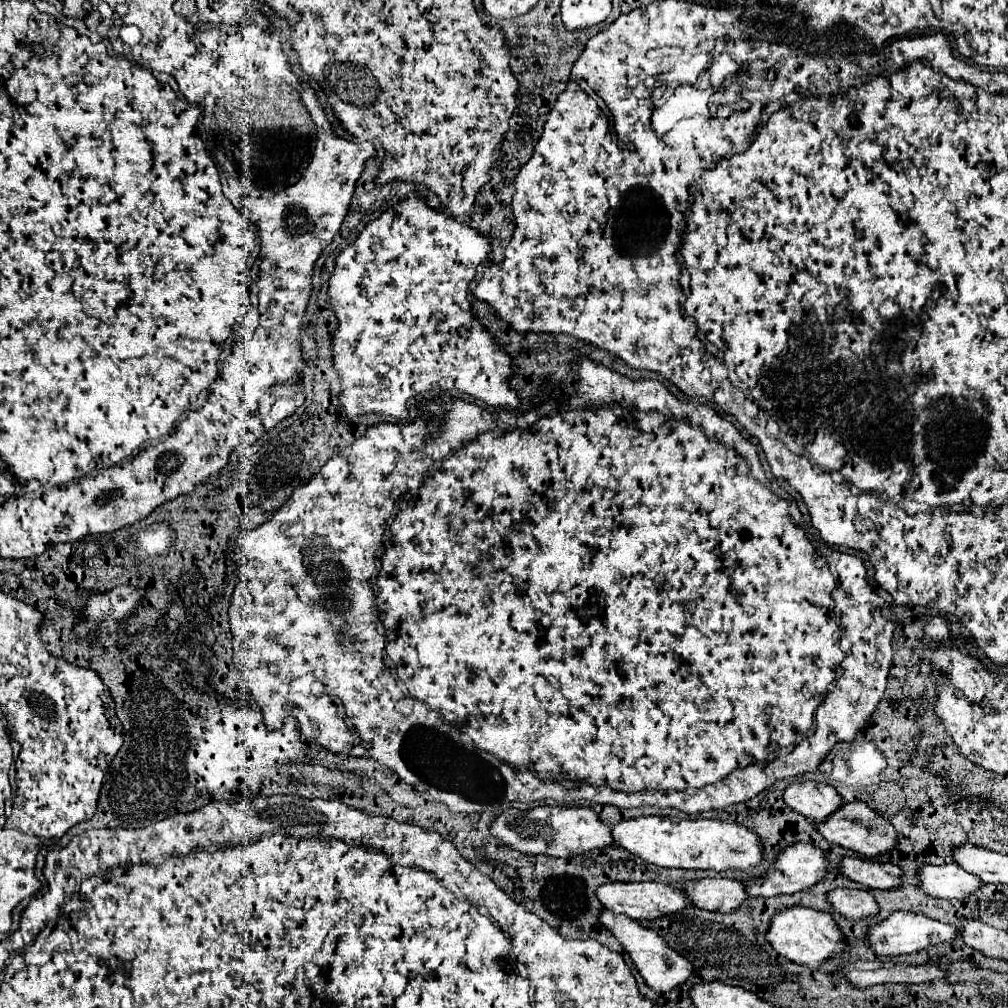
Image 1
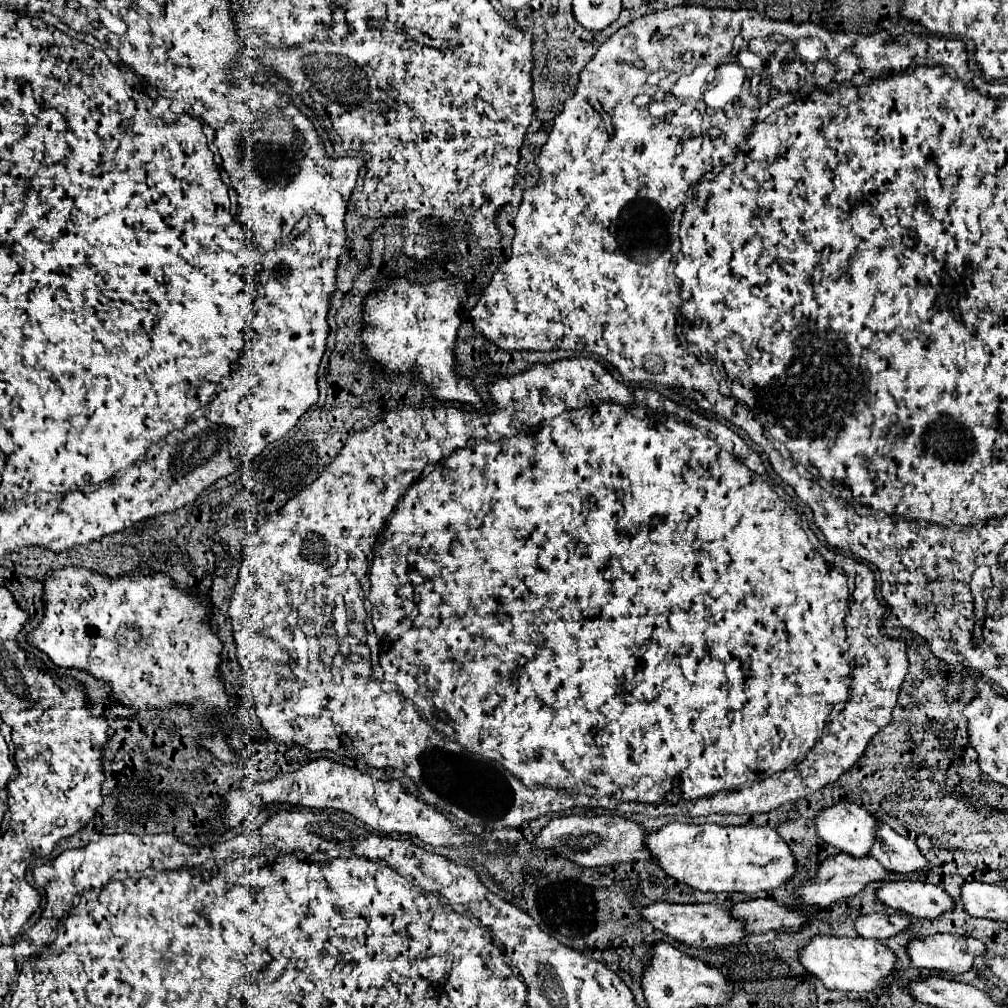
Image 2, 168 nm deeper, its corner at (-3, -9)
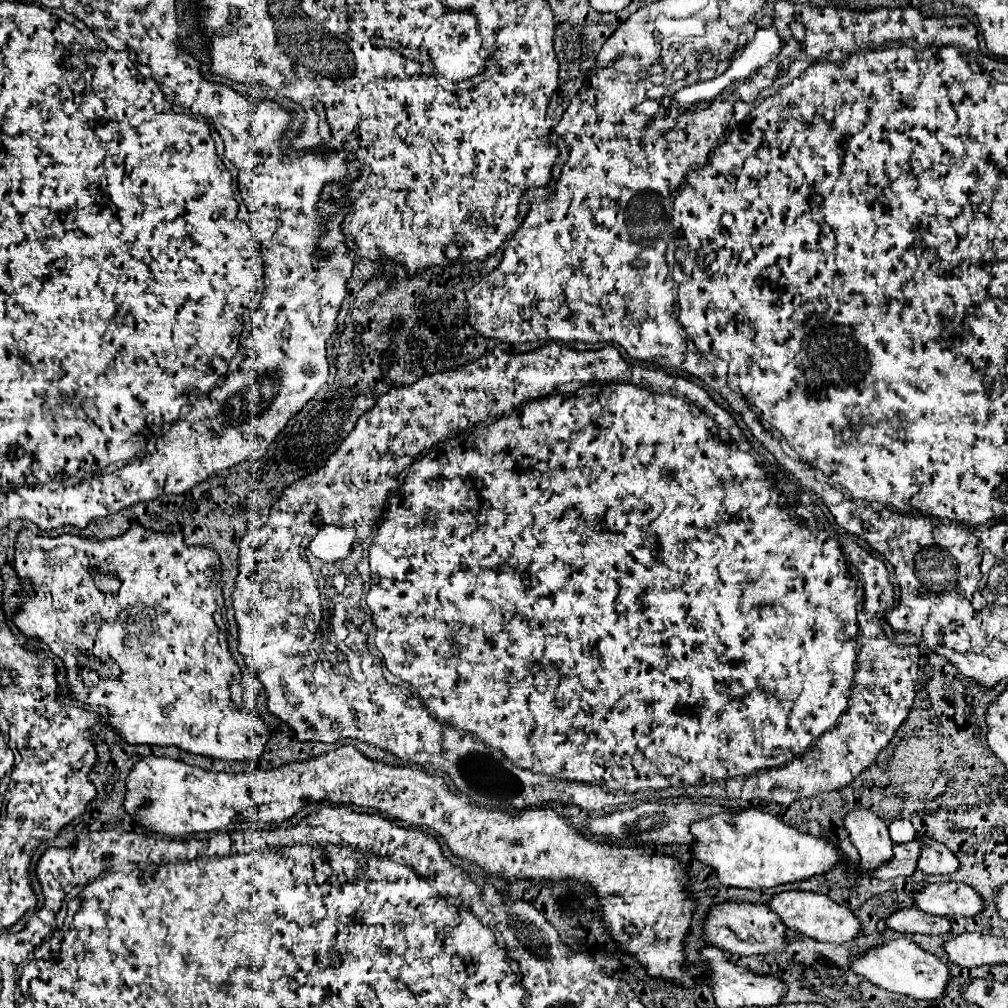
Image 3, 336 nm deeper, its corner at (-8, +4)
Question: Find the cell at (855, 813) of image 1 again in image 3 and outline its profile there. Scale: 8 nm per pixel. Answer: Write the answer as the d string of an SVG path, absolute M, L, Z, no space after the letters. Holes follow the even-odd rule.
M917 834L915 840L921 842L917 870L921 870L923 874L951 874L957 870L959 860L947 846L939 844L937 840L927 838L923 834Z

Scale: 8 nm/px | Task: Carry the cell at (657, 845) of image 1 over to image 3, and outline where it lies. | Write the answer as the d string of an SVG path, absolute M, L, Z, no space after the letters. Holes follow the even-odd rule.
M759 808L701 818L691 824L691 834L695 836L695 842L691 844L693 858L709 866L725 886L749 890L775 888L779 884L807 880L813 874L823 874L841 862L837 846L823 842L819 836L801 834Z

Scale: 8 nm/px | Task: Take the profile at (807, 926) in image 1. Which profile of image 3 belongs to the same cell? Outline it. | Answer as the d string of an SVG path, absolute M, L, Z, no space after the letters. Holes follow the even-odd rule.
M909 938L881 942L877 946L871 946L863 954L853 954L851 970L855 974L867 978L875 986L885 988L887 992L905 994L905 996L911 996L915 1000L939 1000L939 998L943 998L945 984L949 980L949 968L933 954L921 950Z

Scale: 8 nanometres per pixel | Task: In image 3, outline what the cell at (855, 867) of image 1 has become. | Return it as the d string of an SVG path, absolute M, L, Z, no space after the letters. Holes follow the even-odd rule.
M963 882L925 884L921 890L913 892L913 900L919 910L949 920L975 916L983 910L983 900L979 894Z

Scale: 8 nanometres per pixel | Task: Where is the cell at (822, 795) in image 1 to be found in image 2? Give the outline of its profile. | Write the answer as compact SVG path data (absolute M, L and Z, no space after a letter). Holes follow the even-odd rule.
M842 801L818 813L814 819L818 835L852 857L866 857L872 851L874 839L878 839L878 821L854 803Z

